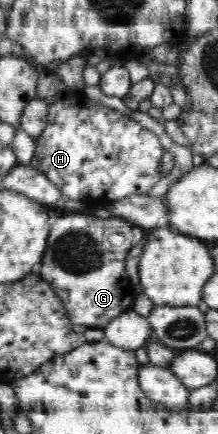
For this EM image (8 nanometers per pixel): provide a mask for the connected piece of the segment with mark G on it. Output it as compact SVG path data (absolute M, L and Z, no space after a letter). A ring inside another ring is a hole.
M85 203L73 210L73 214L60 213L53 219L39 275L66 306L72 325L103 329L117 315L133 309L135 285L130 284L125 274L125 259L128 251L145 239L144 231L116 215L107 219L94 216L95 204ZM112 233L116 235L114 243L108 240Z

